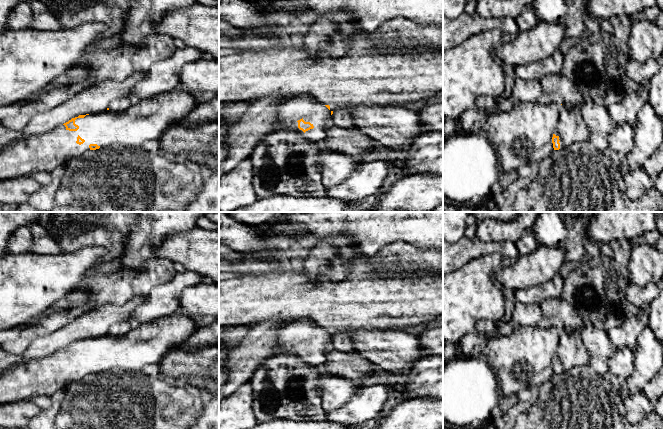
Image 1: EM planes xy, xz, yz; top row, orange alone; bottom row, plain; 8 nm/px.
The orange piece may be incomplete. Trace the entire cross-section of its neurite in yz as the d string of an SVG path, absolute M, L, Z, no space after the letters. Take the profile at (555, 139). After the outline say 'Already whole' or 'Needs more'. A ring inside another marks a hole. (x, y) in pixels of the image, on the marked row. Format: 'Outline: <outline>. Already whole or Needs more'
Outline: M561 107L559 122L552 137L554 150L587 140L589 140L588 129L582 115Z. Needs more

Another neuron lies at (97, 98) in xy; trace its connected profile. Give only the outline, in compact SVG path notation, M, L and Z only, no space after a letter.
M135 73L123 81L104 80L88 89L78 89L65 102L52 110L30 115L23 131L18 135L47 133L79 115L95 114L107 110L112 100L129 96L145 73Z

